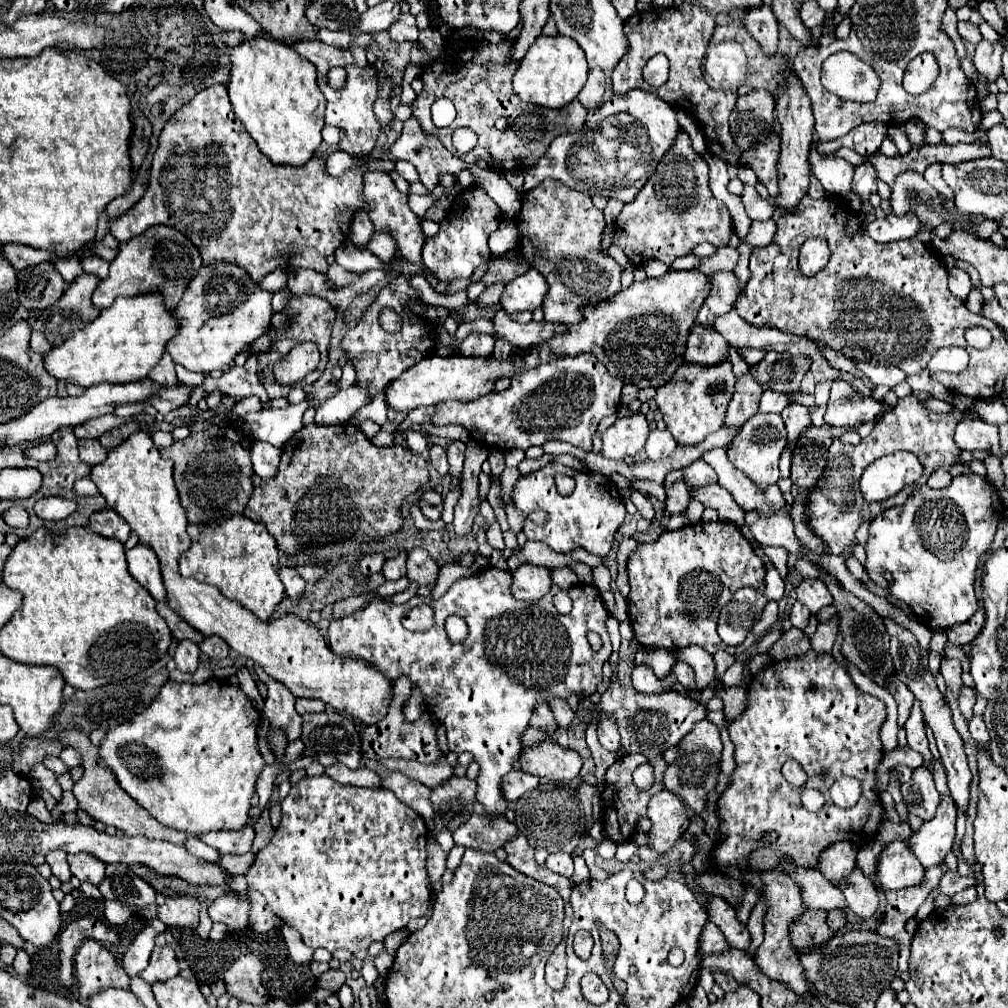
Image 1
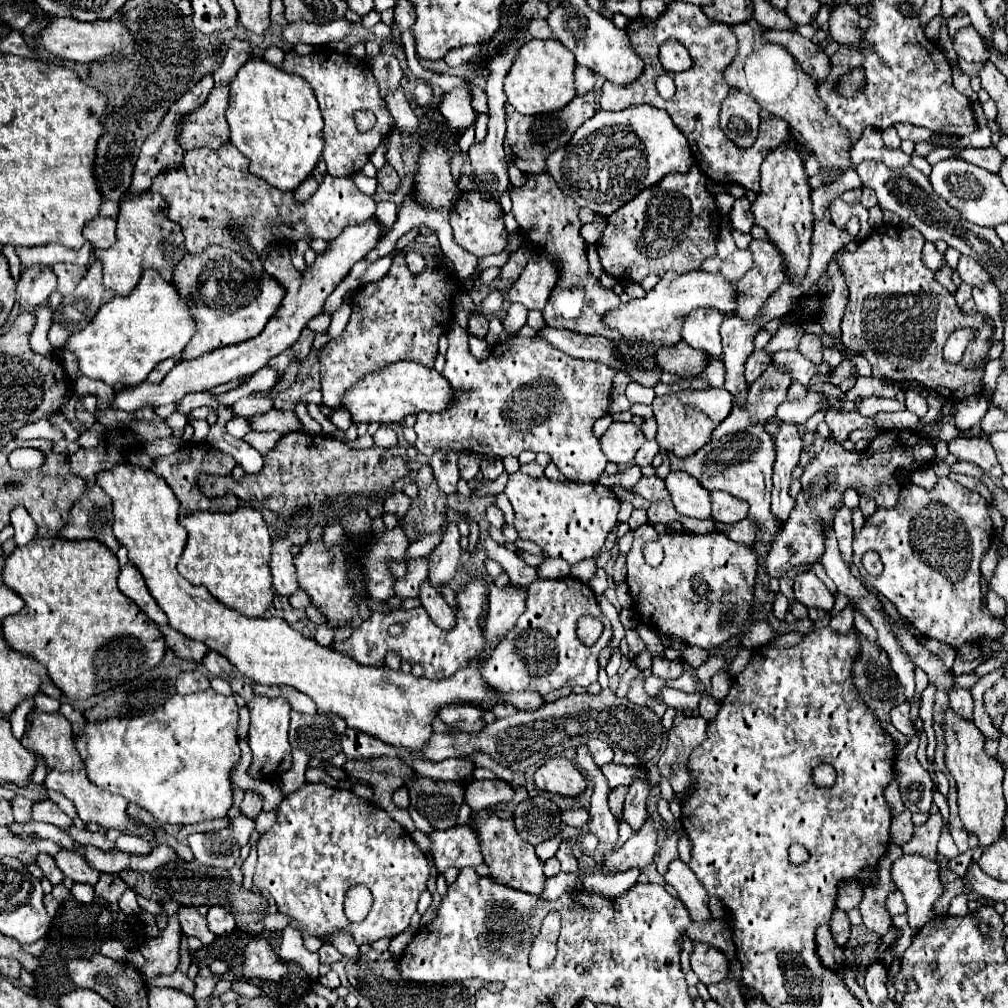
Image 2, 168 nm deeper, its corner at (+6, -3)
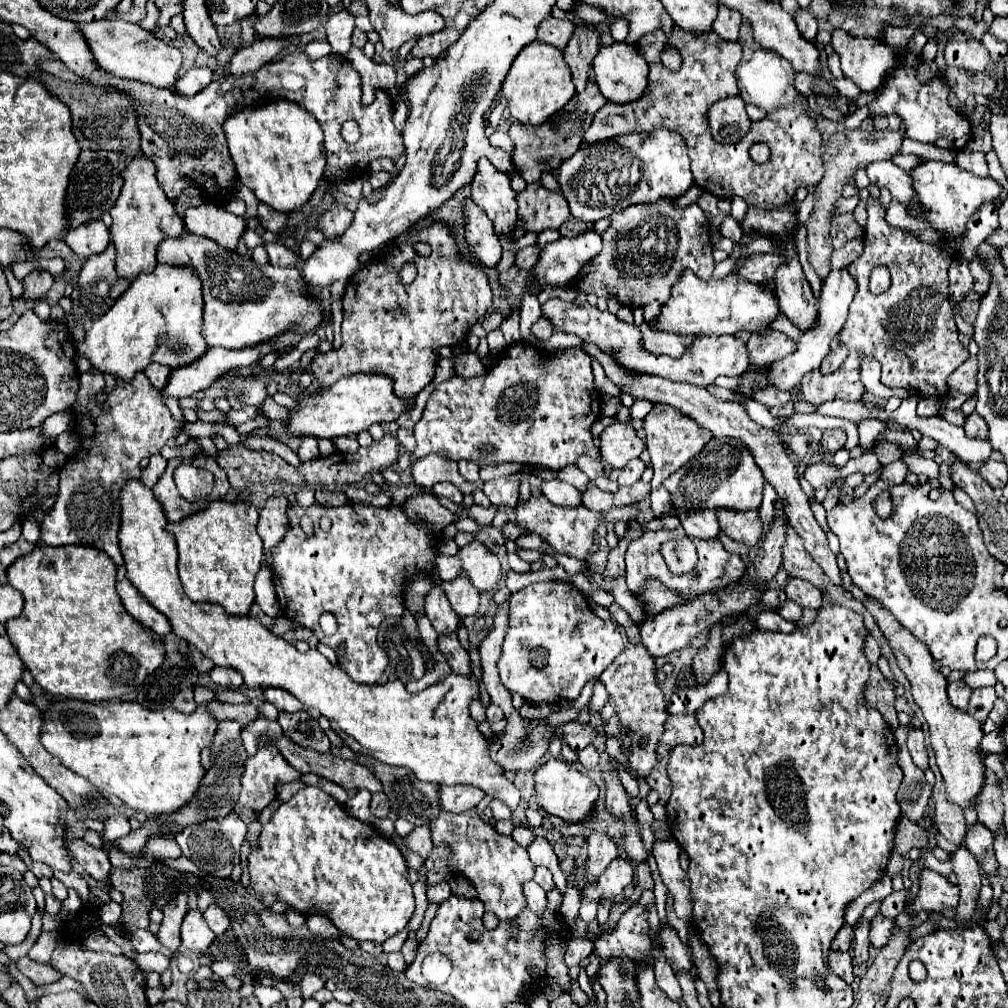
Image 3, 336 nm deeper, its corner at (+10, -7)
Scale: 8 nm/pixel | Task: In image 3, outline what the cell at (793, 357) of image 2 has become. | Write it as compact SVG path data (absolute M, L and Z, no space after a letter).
M839 346L835 352L831 352L827 358L825 358L825 362L821 364L821 374L831 374L831 372L835 372L839 366L841 366L841 362L845 360L845 356L847 356L847 348L845 346Z

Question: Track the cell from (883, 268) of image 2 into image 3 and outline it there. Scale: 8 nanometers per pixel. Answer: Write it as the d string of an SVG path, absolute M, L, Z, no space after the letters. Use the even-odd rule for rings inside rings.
M867 200L867 214L865 250L847 266L857 282L857 294L851 302L849 318L843 326L843 334L839 334L839 342L849 348L849 358L829 376L821 376L817 370L805 374L801 380L801 392L813 406L837 398L851 402L863 398L865 390L859 380L859 352L881 362L881 382L885 386L905 388L919 396L935 398L943 398L949 392L949 374L969 358L969 350L957 340L957 326L947 290L947 268L955 254L947 250L947 246L925 246L915 236L889 226L879 200ZM877 266L885 266L891 272L891 286L875 296L869 292L869 276Z

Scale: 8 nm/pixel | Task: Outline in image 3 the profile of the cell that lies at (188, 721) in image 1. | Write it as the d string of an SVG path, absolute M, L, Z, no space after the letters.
M59 700L53 702L49 712L45 712L41 744L55 758L59 758L63 766L87 778L97 790L117 796L129 808L145 814L147 818L155 818L181 810L197 796L205 776L205 768L201 766L201 750L213 746L217 724L219 720L209 712L207 704L199 704L195 712L183 714L175 708L147 710L135 702L113 702L97 706L81 700Z

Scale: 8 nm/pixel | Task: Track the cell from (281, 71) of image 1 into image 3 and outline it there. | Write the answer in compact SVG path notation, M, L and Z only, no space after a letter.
M269 98L229 114L223 130L239 182L251 188L259 202L279 212L291 212L309 200L325 168L323 130L313 114L285 98Z

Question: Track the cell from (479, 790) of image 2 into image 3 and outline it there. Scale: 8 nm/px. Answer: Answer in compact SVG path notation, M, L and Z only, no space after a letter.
M471 784L441 786L441 808L447 812L465 812L475 808L483 800L485 792Z

